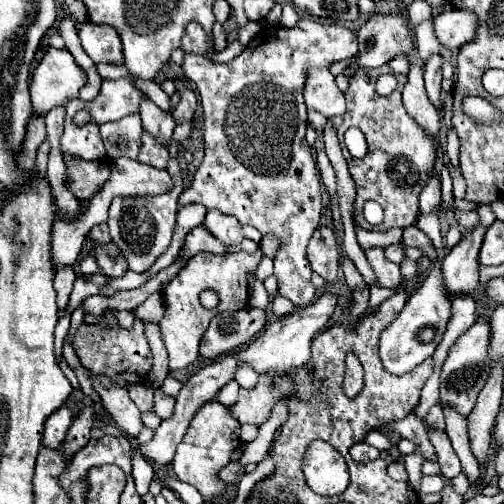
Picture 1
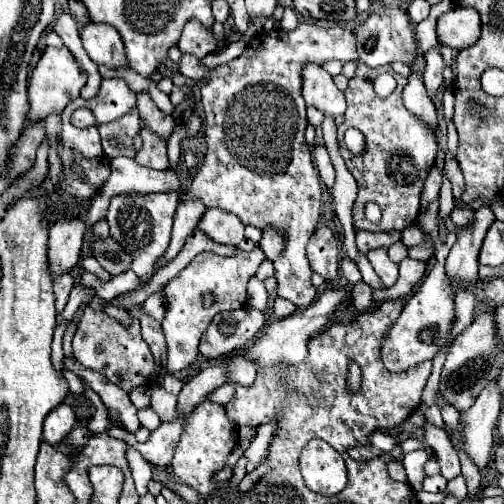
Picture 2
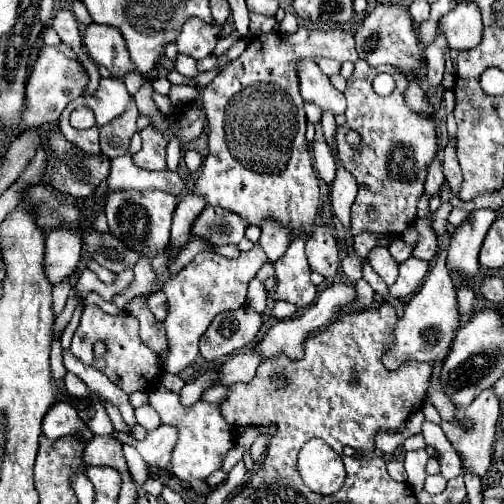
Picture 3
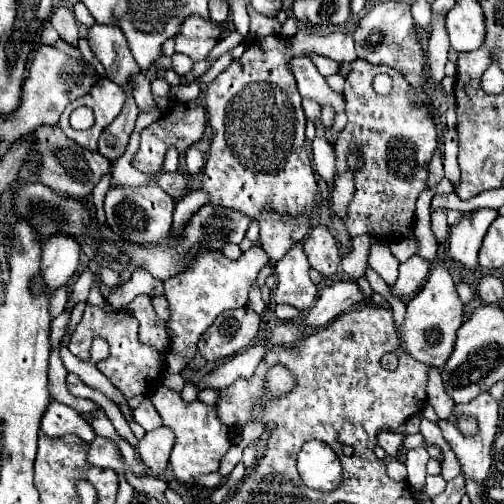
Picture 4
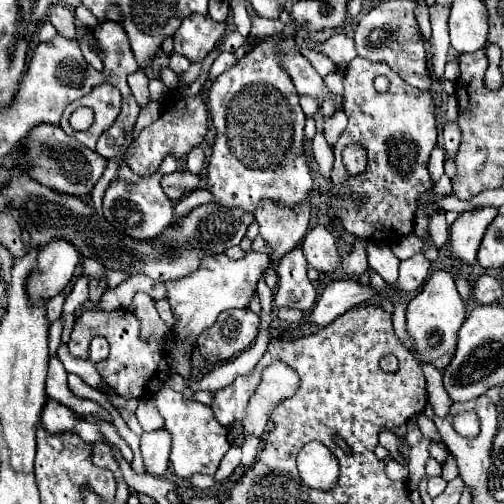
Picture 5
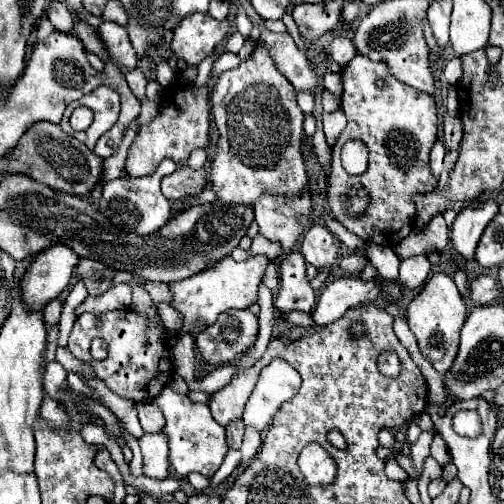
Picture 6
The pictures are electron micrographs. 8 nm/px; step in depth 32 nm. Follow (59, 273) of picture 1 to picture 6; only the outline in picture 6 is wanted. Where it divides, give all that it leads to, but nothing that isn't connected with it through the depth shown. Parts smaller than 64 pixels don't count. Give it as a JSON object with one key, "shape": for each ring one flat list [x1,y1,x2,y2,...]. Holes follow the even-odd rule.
{"shape":[[54,298,44,308,44,320,48,320,48,324,52,326,52,324,56,324,60,320,60,312,62,312,62,300]]}

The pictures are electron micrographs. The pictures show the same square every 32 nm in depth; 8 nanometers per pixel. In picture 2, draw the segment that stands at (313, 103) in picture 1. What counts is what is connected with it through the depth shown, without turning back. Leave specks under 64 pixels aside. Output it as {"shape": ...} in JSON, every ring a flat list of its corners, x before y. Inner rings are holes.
{"shape":[[308,64,308,68,304,68,302,96,306,106,314,106,328,116,338,116,346,110,344,94,336,88,332,76,316,64]]}

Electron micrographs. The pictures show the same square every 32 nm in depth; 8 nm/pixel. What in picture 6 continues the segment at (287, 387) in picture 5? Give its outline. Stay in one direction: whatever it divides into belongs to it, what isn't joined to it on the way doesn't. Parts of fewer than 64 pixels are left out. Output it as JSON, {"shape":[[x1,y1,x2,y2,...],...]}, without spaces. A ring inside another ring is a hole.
{"shape":[[282,358,272,360,260,374,260,380,246,404,244,424,264,432,282,402,290,400,300,388,300,374]]}

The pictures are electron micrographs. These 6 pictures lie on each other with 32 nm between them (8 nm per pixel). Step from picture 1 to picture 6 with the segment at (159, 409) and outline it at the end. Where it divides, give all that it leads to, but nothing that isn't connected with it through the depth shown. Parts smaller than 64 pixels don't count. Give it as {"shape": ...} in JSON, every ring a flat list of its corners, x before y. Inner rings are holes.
{"shape":[[164,386,154,400,166,418,164,434,170,438,170,464,174,472,180,478,188,478,188,474,192,472,214,476,214,472,220,468,228,452,228,444,226,444,226,430,212,418,210,406,192,402,186,394,174,392,170,386]]}

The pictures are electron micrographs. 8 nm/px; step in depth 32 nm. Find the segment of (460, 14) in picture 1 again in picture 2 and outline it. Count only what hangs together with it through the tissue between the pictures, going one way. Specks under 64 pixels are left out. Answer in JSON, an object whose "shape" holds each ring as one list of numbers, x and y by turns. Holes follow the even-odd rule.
{"shape":[[454,8,438,18,436,34,444,46,454,50,472,46,480,36,480,16,474,8]]}

